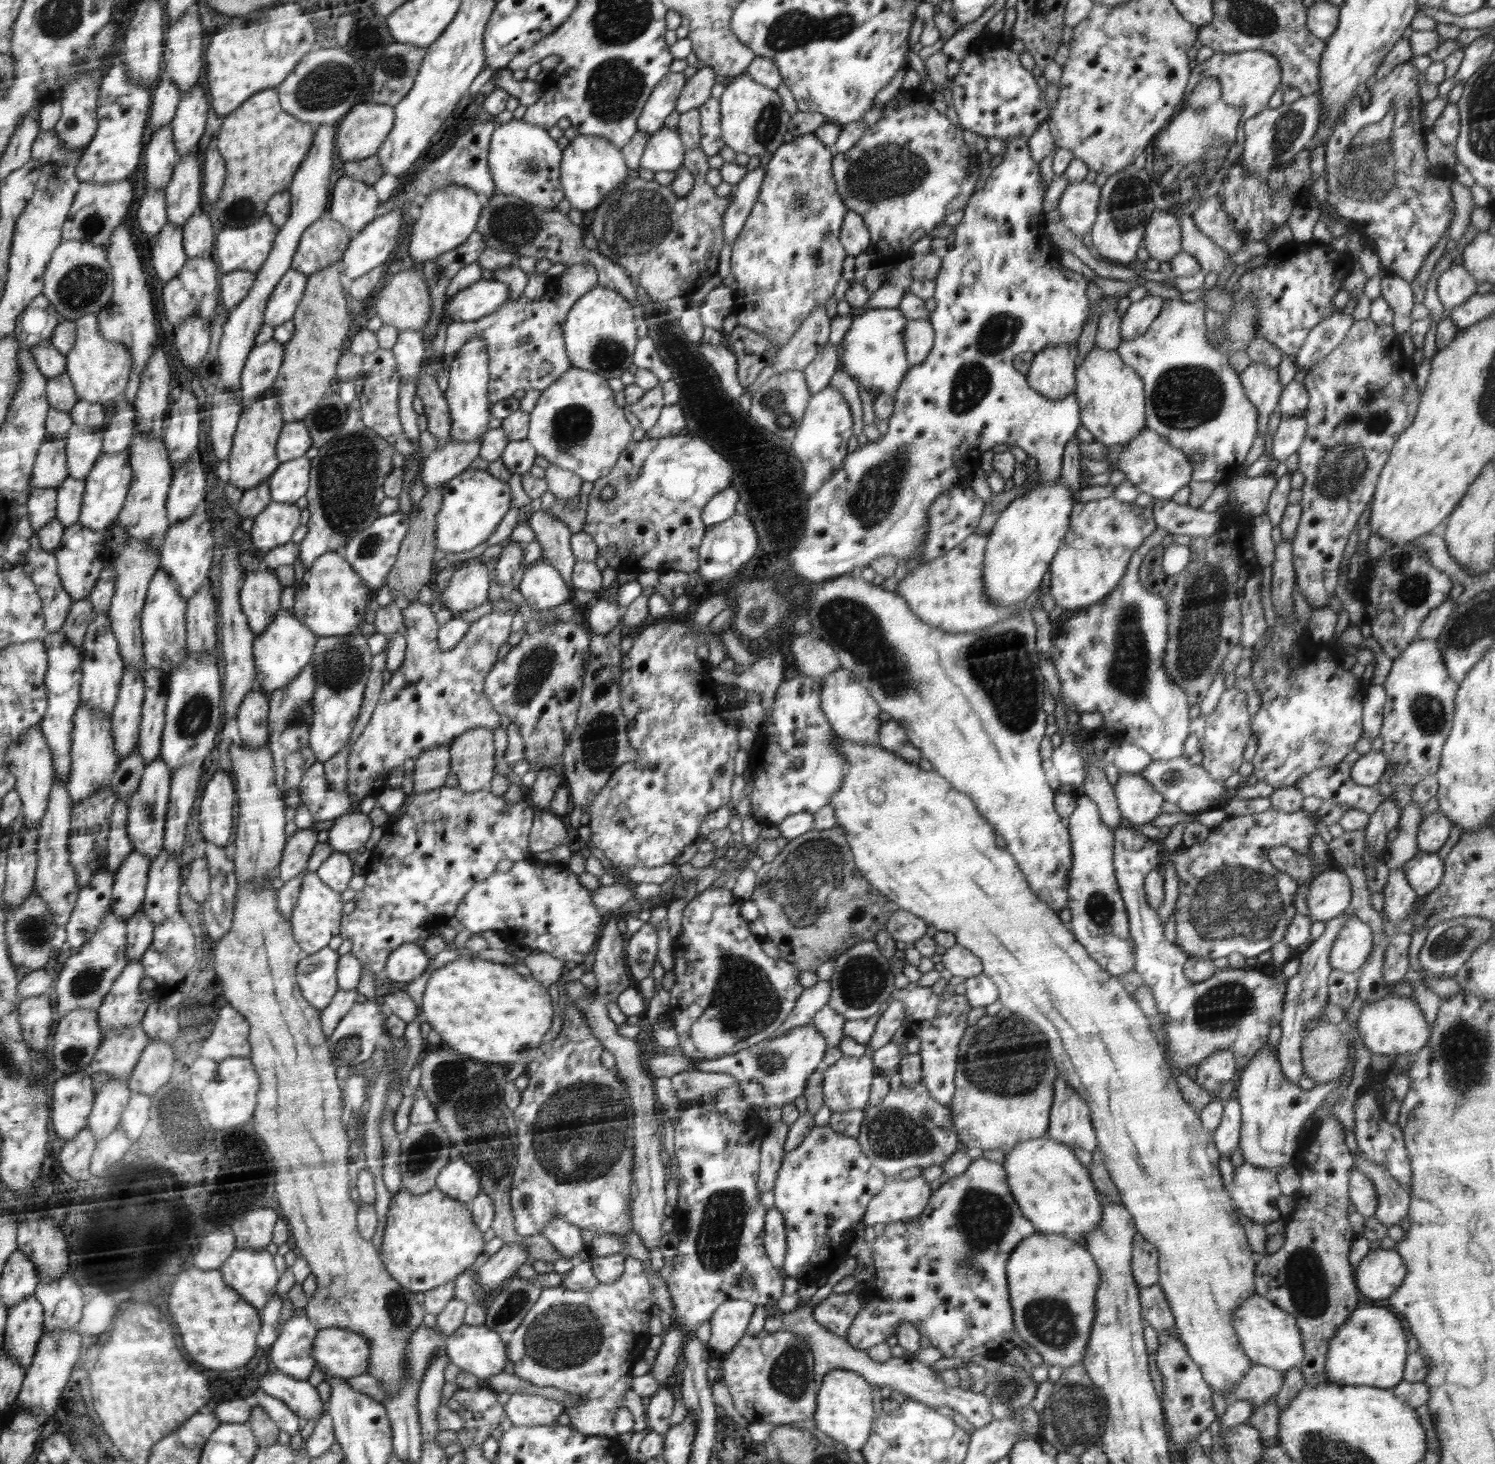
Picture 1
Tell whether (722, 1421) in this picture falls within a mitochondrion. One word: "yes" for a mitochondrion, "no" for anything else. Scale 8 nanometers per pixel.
no

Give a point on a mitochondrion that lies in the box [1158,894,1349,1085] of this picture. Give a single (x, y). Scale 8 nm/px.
(1224, 1005)

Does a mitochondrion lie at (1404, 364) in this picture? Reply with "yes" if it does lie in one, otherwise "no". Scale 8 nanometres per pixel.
no

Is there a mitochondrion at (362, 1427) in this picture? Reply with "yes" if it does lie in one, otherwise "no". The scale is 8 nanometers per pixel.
no

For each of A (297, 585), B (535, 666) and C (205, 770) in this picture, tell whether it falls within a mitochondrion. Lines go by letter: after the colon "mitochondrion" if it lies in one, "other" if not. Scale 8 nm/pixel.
A: other
B: mitochondrion
C: other

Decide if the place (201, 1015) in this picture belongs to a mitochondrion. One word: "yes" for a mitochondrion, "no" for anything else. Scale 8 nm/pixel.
yes

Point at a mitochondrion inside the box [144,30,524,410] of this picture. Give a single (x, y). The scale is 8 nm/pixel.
(330, 84)

